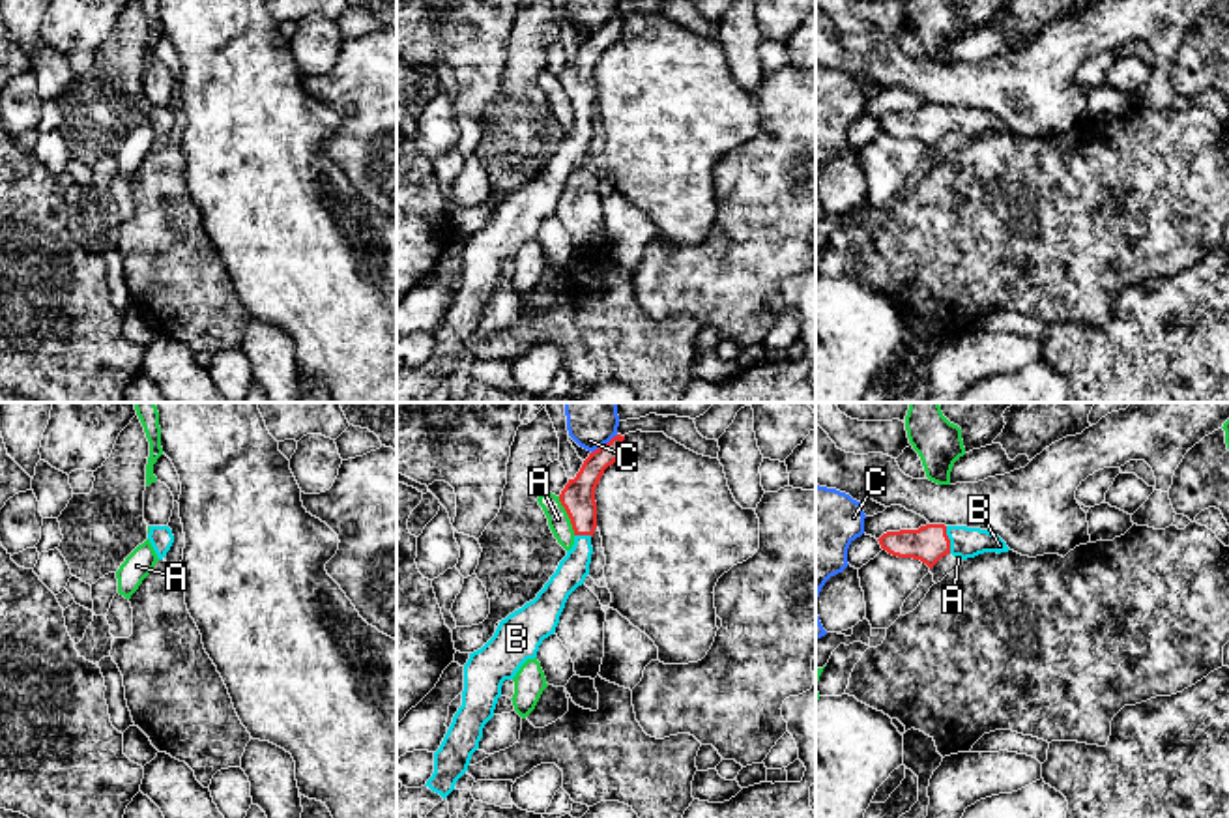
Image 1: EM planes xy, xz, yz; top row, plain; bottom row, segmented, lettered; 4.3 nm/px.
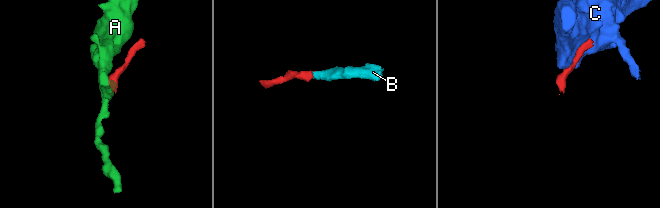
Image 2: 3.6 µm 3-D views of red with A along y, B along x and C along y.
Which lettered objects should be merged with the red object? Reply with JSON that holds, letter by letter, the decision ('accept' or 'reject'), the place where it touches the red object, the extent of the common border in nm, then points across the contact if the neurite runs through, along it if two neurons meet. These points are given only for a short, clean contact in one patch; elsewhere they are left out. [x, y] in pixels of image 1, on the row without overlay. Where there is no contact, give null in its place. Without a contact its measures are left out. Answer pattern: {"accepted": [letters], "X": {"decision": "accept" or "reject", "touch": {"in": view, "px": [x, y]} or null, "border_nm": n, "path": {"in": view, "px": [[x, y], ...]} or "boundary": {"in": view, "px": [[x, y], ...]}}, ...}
{"accepted": ["B"], "A": {"decision": "reject", "touch": {"in": "xz", "px": [567, 94]}, "border_nm": 180, "boundary": {"in": "xz", "px": [[558, 77], [575, 115]]}}, "B": {"decision": "accept", "touch": {"in": "yz", "px": [949, 120]}, "border_nm": 120, "path": {"in": "yz", "px": [[928, 124], [949, 120], [966, 122]]}}, "C": {"decision": "reject", "touch": {"in": "xz", "px": [605, 25]}, "border_nm": 150}}

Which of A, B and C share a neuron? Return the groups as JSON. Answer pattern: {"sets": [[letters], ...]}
{"sets": [["A"], ["B"], ["C"]]}

